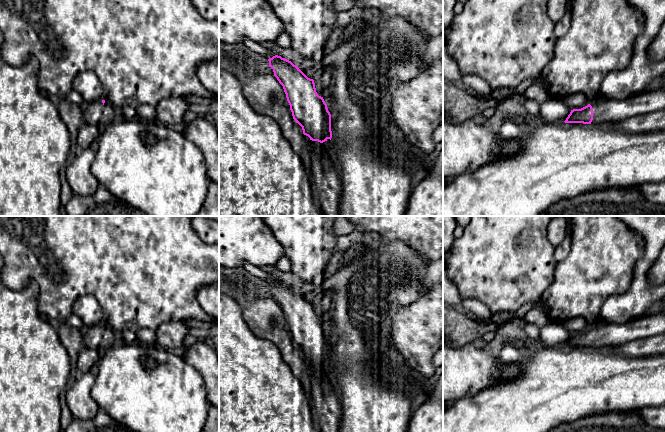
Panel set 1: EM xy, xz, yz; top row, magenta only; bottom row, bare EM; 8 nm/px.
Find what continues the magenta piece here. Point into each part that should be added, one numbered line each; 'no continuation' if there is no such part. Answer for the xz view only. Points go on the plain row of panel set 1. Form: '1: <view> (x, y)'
1: xz (327, 369)

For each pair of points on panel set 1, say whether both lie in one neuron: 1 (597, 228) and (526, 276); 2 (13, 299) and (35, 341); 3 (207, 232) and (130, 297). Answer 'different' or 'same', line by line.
1: different
2: same
3: different

